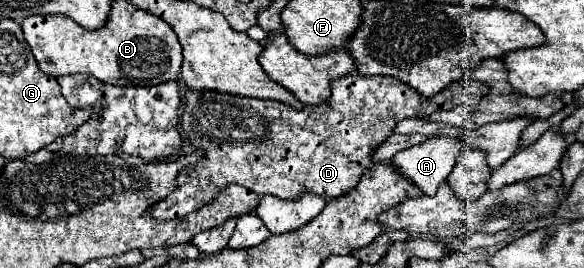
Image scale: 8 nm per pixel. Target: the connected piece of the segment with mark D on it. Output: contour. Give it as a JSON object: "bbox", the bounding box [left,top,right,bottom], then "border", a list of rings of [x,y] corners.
{"bbox":[152,74,490,220],"border":[[[352,74],[346,78],[338,78],[332,82],[332,96],[328,104],[304,106],[302,110],[294,110],[288,104],[270,102],[270,100],[254,100],[242,96],[222,96],[220,92],[188,92],[184,88],[184,114],[182,114],[182,132],[190,140],[194,148],[202,148],[206,152],[204,160],[178,176],[178,188],[166,200],[154,204],[152,216],[160,220],[182,218],[206,204],[210,204],[226,186],[242,184],[244,188],[256,192],[258,196],[272,194],[282,200],[298,200],[298,196],[306,192],[314,192],[322,198],[340,198],[348,194],[360,182],[360,176],[372,168],[372,152],[386,142],[394,134],[394,126],[406,118],[428,116],[436,110],[450,110],[462,104],[474,106],[486,96],[490,86],[466,76],[444,92],[432,98],[424,98],[422,94],[410,88],[408,84],[392,78],[392,76],[362,76]]]}

